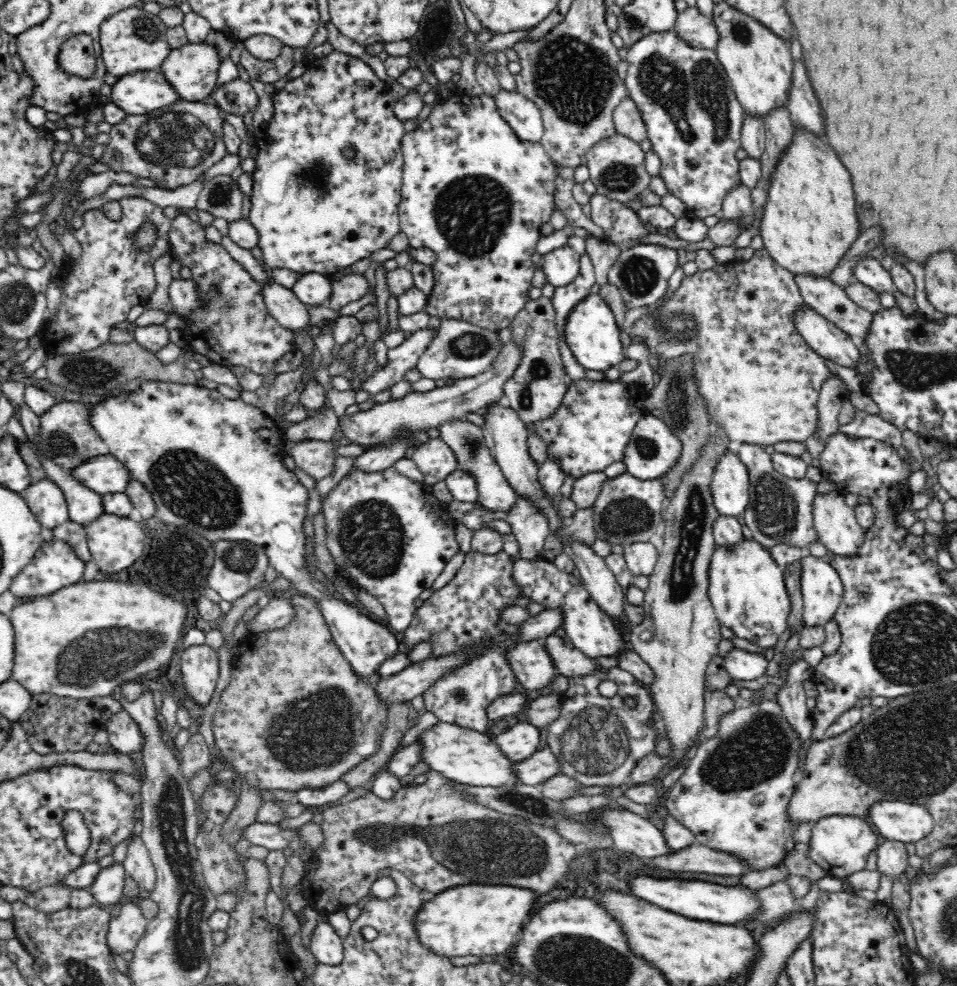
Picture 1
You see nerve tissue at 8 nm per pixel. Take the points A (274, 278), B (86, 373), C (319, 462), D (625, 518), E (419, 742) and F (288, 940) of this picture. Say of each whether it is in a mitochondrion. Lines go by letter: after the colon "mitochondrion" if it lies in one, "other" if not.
A: other
B: mitochondrion
C: other
D: mitochondrion
E: other
F: other

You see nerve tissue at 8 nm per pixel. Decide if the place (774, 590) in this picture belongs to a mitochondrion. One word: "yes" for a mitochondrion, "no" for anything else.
no

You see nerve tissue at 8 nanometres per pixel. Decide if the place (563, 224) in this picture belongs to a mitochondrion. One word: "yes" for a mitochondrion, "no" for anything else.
no

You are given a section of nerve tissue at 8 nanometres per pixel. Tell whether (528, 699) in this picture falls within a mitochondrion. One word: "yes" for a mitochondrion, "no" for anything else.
no

